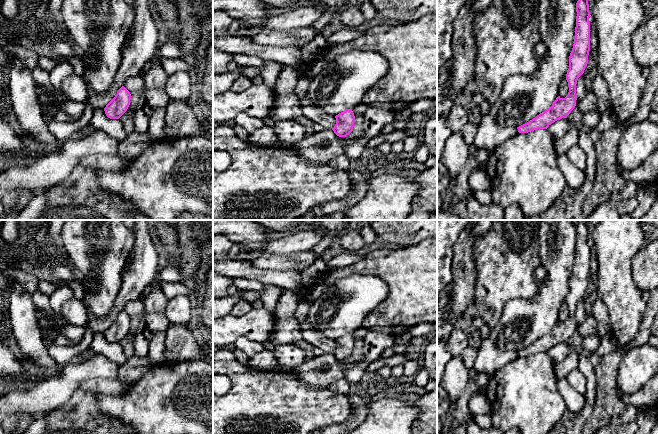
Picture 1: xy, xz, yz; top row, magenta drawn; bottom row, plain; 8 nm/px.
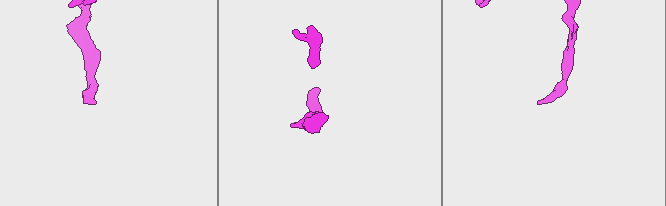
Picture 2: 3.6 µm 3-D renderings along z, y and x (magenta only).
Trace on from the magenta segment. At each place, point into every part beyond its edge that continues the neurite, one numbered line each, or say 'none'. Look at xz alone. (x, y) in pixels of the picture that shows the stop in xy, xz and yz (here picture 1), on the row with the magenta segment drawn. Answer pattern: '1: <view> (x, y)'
none

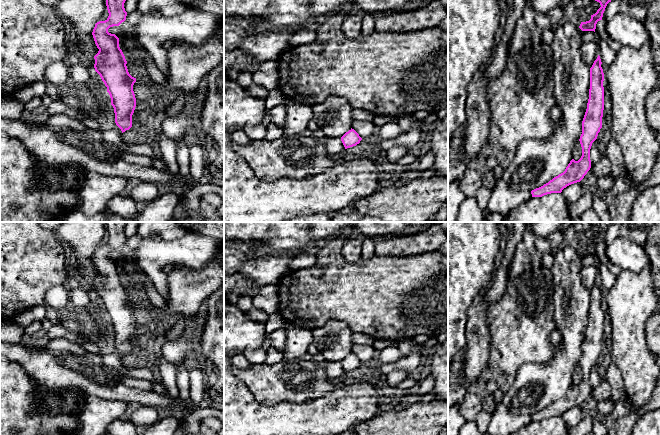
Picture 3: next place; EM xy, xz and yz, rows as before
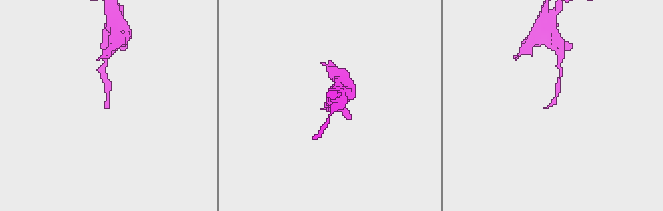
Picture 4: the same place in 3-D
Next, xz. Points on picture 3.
none

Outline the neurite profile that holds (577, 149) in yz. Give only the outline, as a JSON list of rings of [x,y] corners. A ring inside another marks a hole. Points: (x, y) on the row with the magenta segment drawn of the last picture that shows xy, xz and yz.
[[[577,140],[575,141],[573,146],[573,159],[575,161],[578,161],[581,158],[581,156],[582,156],[582,147],[581,147],[580,141]]]

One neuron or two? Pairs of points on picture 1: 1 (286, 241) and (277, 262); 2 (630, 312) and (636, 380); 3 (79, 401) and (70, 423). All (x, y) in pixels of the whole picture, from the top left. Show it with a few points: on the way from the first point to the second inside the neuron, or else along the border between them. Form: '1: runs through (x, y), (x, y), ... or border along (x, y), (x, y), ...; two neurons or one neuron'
1: border along (303, 250), (290, 254), (261, 254); two neurons
2: border along (629, 350), (623, 357); two neurons
3: runs through (79, 406), (79, 414), (75, 418); one neuron

